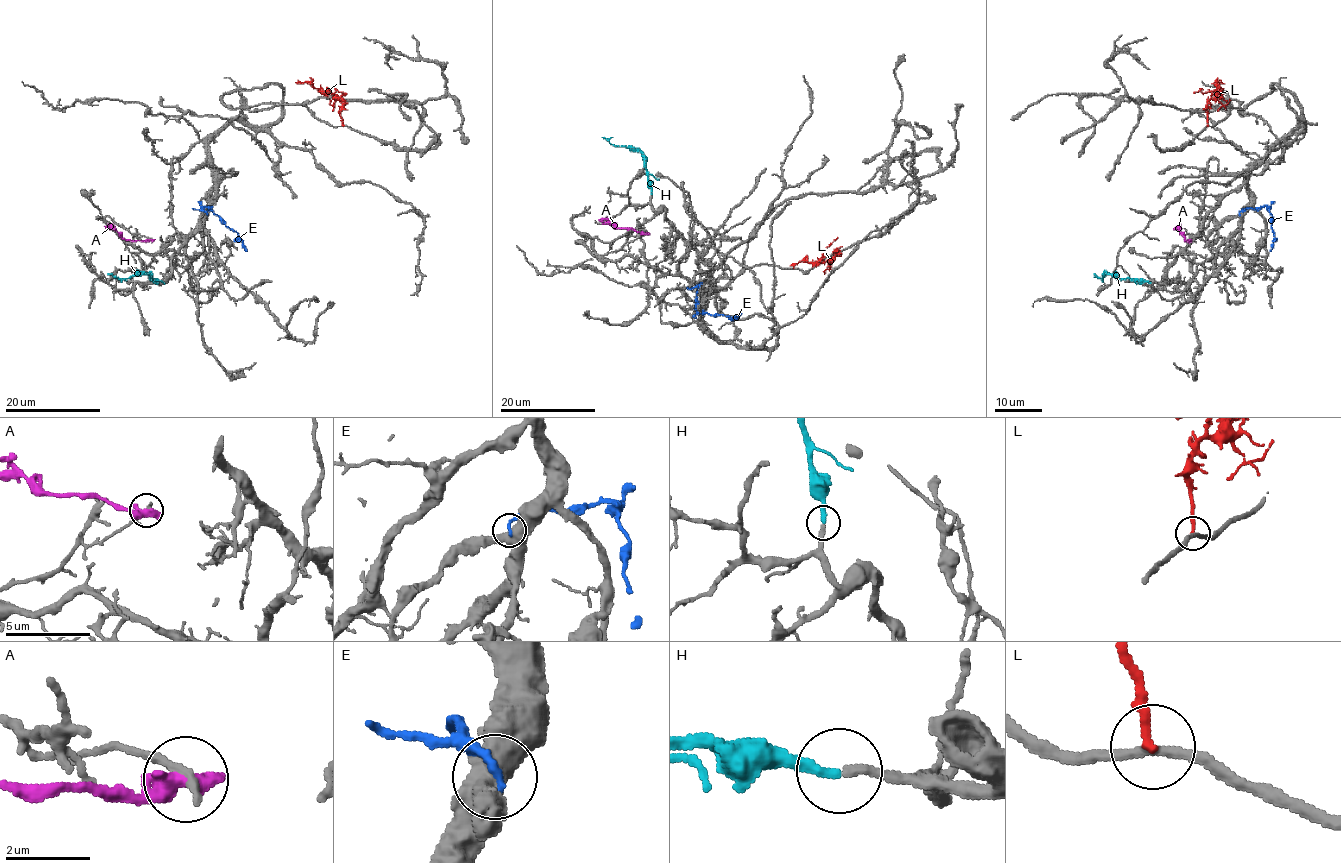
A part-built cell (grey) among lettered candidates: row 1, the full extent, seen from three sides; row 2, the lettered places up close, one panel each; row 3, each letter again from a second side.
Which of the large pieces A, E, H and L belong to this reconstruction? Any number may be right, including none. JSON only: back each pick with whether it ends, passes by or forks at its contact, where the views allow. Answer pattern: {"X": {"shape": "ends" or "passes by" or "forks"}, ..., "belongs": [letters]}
{"H": {"shape": "ends"}, "belongs": ["H"]}

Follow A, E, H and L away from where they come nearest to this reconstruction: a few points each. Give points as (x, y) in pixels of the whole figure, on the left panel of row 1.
A: (150, 239), (125, 240), (112, 227), (104, 226)
E: (206, 214), (201, 206), (208, 207), (237, 233), (246, 251)
H: (156, 282), (144, 275), (118, 278), (107, 273)
L: (343, 125), (343, 101), (320, 92), (308, 83), (295, 82)

